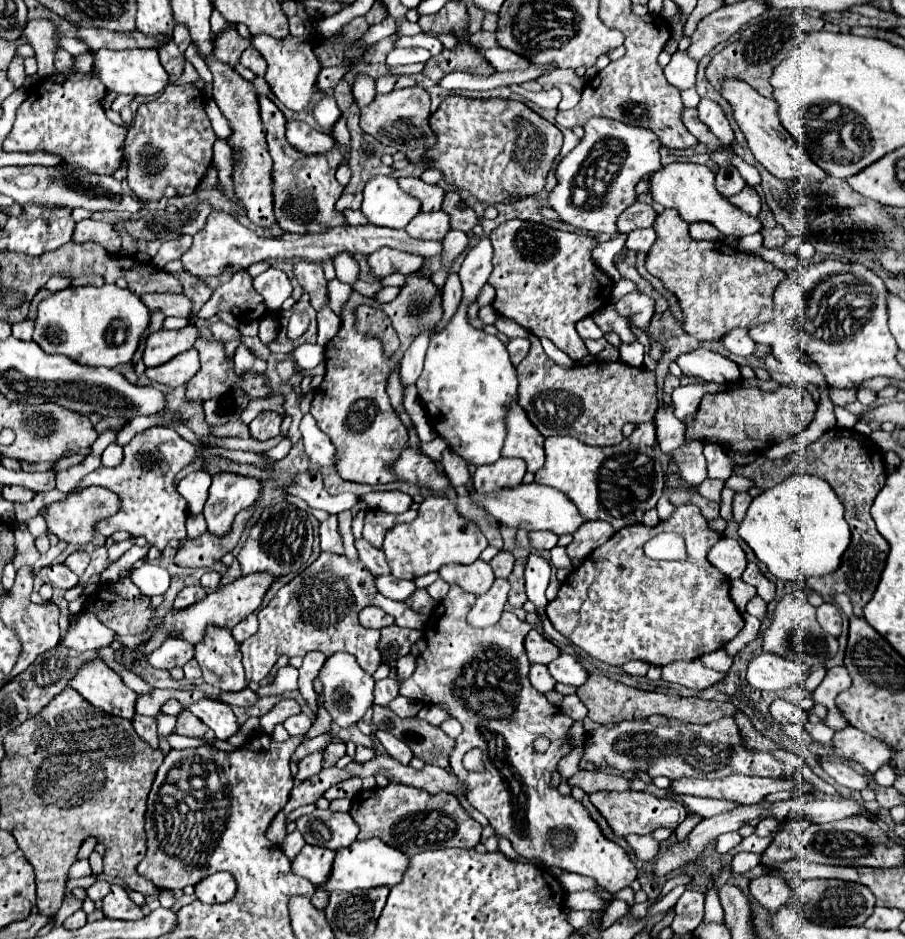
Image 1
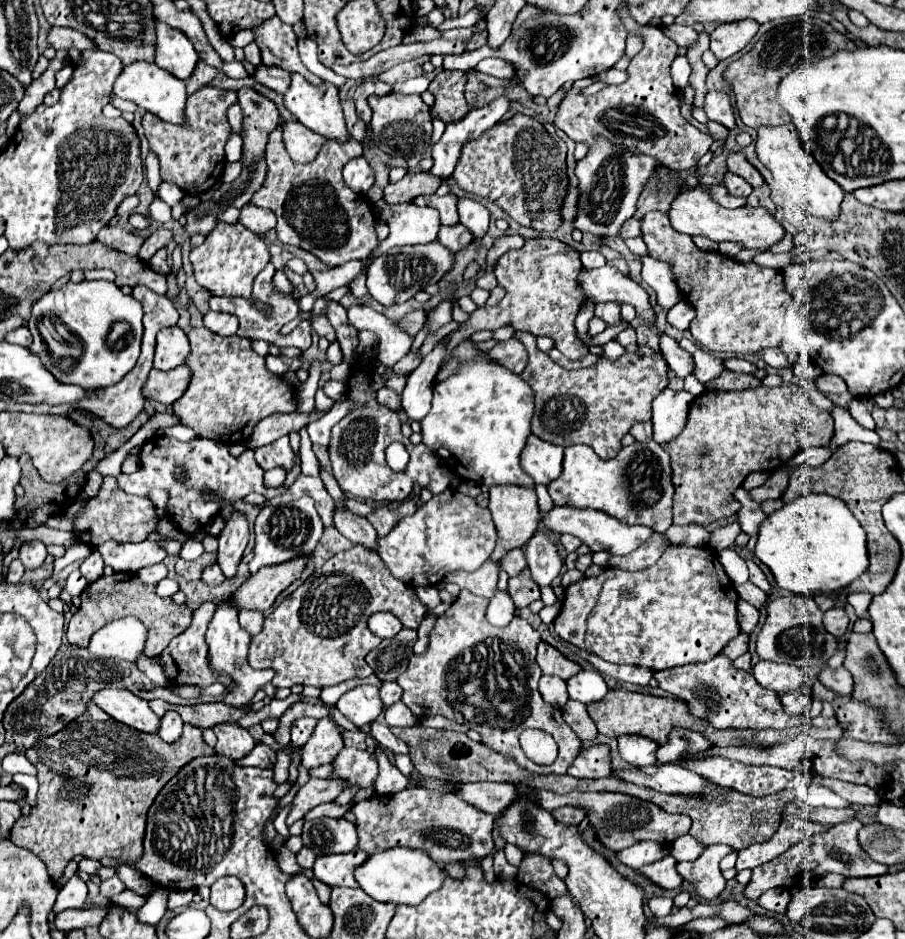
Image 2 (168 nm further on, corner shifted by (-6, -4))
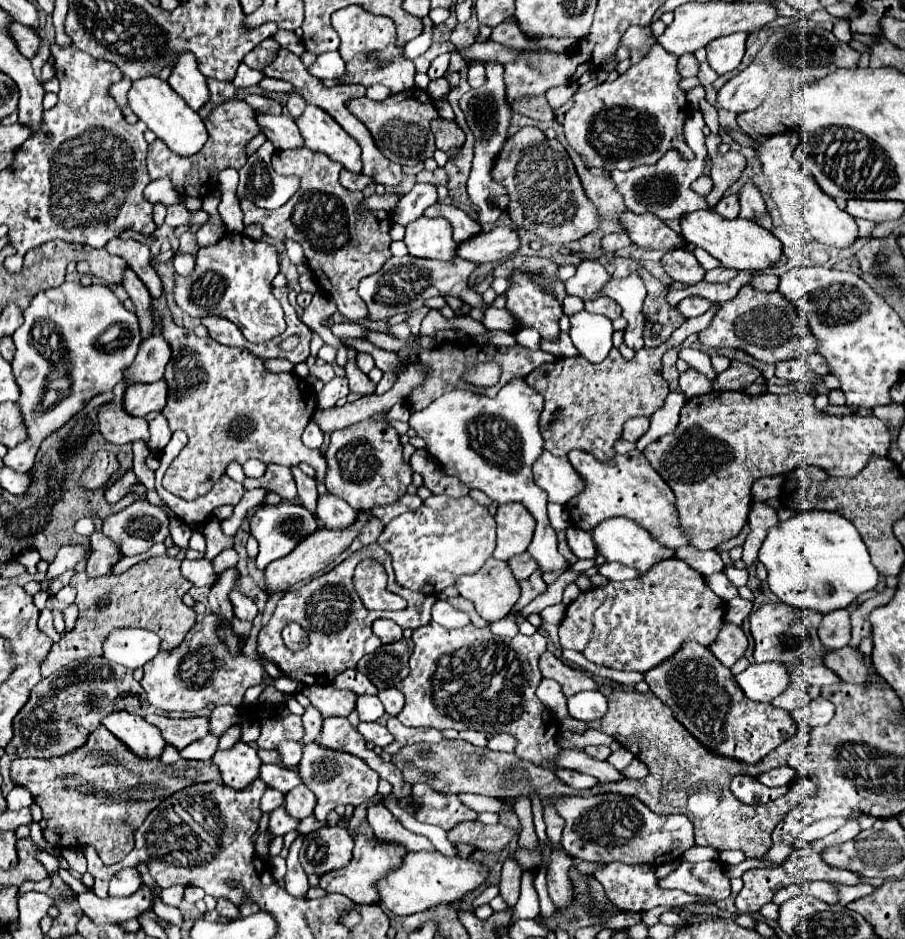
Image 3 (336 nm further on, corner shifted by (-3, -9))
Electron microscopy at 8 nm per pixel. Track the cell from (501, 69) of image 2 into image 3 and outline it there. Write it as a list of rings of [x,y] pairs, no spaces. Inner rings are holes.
[[[472,63],[472,67],[468,69],[468,85],[470,87],[480,87],[486,79],[486,71],[484,71],[484,65],[482,63]]]

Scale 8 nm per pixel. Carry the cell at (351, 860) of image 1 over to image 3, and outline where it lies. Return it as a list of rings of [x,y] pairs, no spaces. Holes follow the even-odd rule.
[[[438,851],[408,853],[404,865],[380,881],[378,885],[380,903],[386,905],[386,909],[398,917],[428,911],[430,907],[436,907],[440,903],[452,903],[452,901],[466,897],[468,893],[472,893],[474,889],[486,883],[488,873],[490,873],[490,867],[474,859],[444,857]]]

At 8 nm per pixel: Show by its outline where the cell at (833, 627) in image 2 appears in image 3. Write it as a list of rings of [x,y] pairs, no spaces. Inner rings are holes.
[[[834,611],[822,617],[818,637],[826,649],[842,649],[850,641],[850,615],[848,611]]]

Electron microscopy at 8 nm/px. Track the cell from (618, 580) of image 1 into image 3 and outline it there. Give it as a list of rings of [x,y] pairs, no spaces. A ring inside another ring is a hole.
[[[668,559],[664,563],[658,563],[650,571],[650,575],[644,575],[642,579],[610,581],[606,587],[596,587],[586,593],[582,591],[568,605],[558,635],[560,635],[560,645],[564,649],[580,651],[588,661],[596,665],[642,673],[650,671],[650,667],[656,667],[658,663],[674,655],[686,639],[694,639],[708,647],[718,637],[722,619],[724,619],[724,601],[708,589],[704,577],[692,567],[688,567],[684,561]]]

